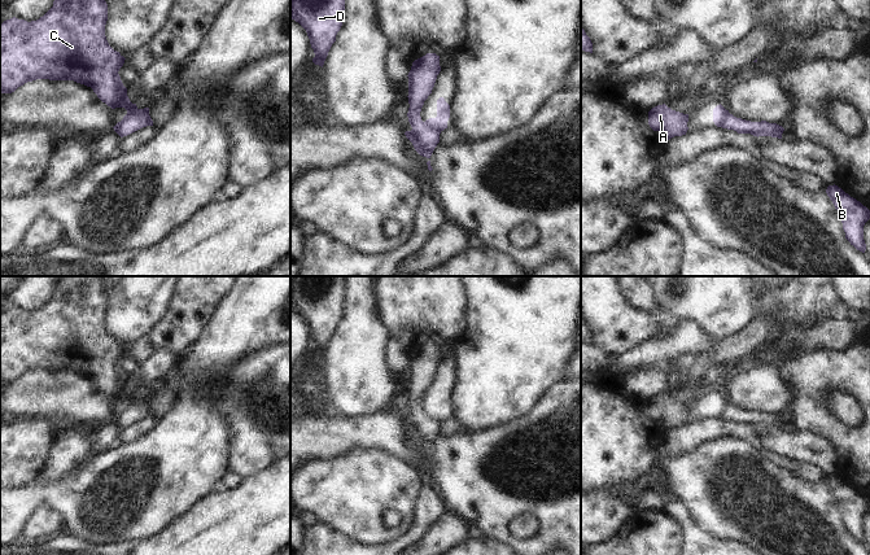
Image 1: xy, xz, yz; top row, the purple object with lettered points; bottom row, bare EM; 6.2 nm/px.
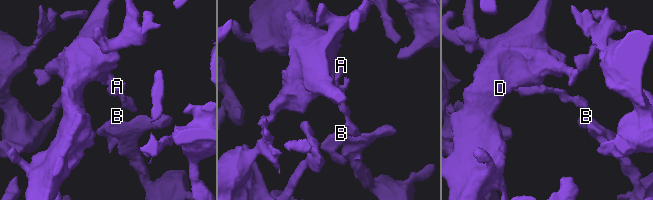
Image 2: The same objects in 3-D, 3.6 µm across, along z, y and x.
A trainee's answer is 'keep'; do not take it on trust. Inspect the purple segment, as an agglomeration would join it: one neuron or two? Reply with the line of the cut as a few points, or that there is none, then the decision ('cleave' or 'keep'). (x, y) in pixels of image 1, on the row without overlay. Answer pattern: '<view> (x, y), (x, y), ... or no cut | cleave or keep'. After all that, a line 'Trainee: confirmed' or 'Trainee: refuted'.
xy (127, 401), (149, 415) | cleave
Trainee: refuted

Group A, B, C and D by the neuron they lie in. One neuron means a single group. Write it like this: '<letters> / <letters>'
A / B C D

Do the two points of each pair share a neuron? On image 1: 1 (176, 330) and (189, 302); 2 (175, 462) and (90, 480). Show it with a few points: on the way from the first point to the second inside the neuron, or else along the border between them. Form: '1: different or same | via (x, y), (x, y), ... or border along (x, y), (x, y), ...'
1: same | via (182, 323), (189, 309)
2: same | via (154, 455), (131, 455), (117, 459), (110, 464)

